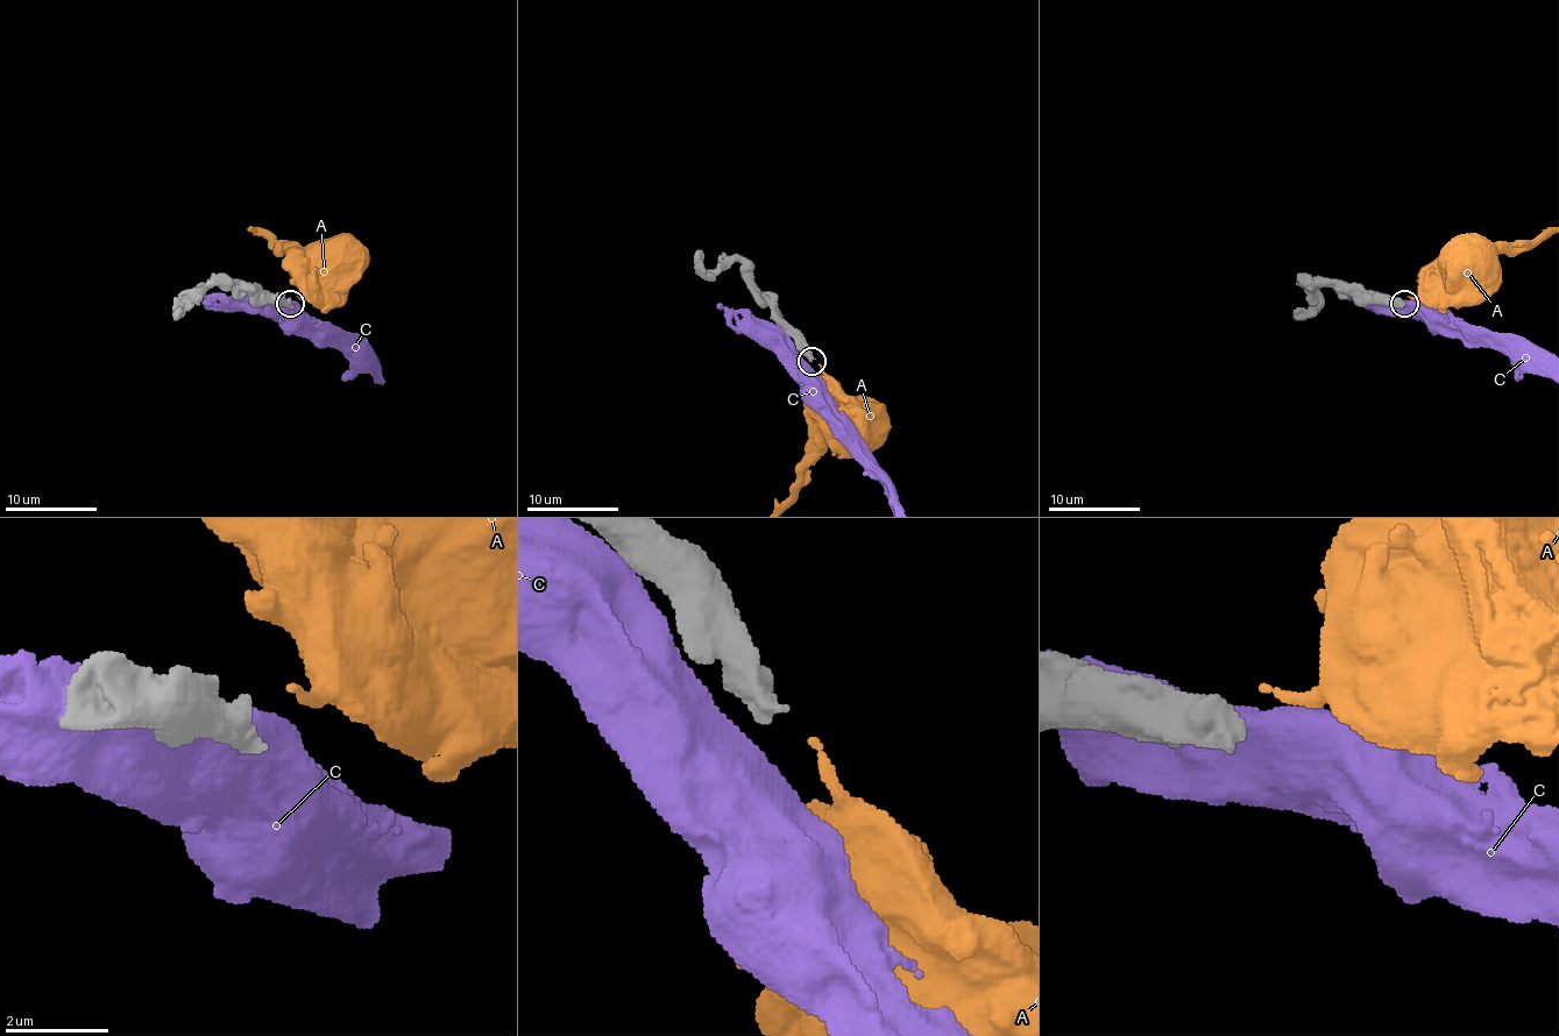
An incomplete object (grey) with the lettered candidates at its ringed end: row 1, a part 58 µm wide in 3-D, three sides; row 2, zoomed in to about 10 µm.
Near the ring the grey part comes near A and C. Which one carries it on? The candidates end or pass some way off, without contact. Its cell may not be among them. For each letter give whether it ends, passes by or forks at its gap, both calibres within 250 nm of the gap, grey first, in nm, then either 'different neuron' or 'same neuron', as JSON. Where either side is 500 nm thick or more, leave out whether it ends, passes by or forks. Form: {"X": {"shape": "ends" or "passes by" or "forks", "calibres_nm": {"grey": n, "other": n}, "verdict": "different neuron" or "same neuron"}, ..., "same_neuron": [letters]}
{"A": {"calibres_nm": {"grey": 550, "other": 180}, "verdict": "different neuron"}, "C": {"calibres_nm": {"grey": 550, "other": 800}, "verdict": "different neuron"}, "same_neuron": []}

